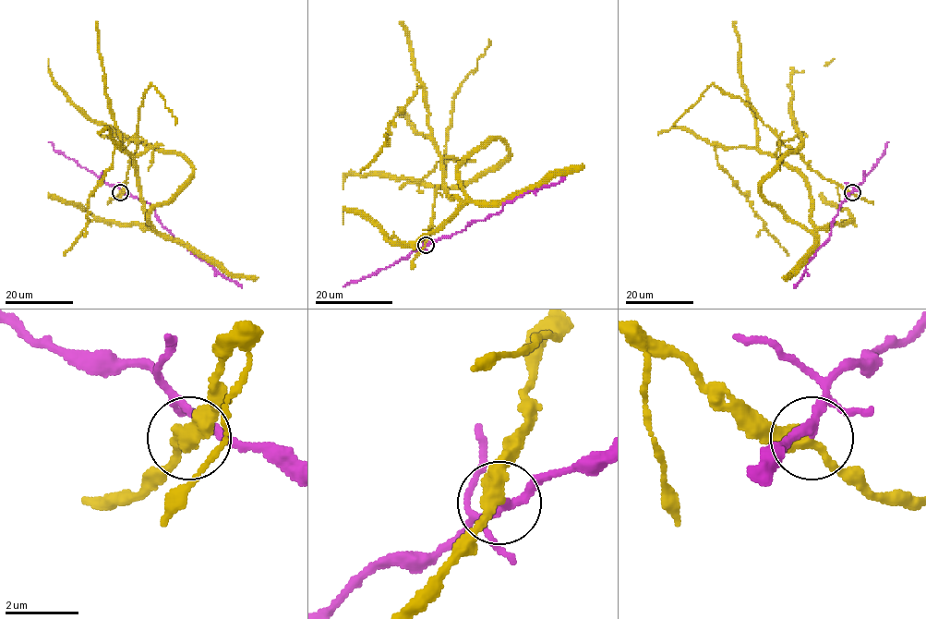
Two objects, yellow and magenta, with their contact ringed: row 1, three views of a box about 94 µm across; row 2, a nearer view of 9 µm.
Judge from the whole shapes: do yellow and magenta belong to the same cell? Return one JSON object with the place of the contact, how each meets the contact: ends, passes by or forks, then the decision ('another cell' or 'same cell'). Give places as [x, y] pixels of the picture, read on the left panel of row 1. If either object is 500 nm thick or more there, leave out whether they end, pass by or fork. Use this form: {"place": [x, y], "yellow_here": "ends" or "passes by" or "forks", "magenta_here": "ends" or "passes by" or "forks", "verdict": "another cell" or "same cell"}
{"place": [120, 192], "yellow_here": "passes by", "magenta_here": "passes by", "verdict": "another cell"}

